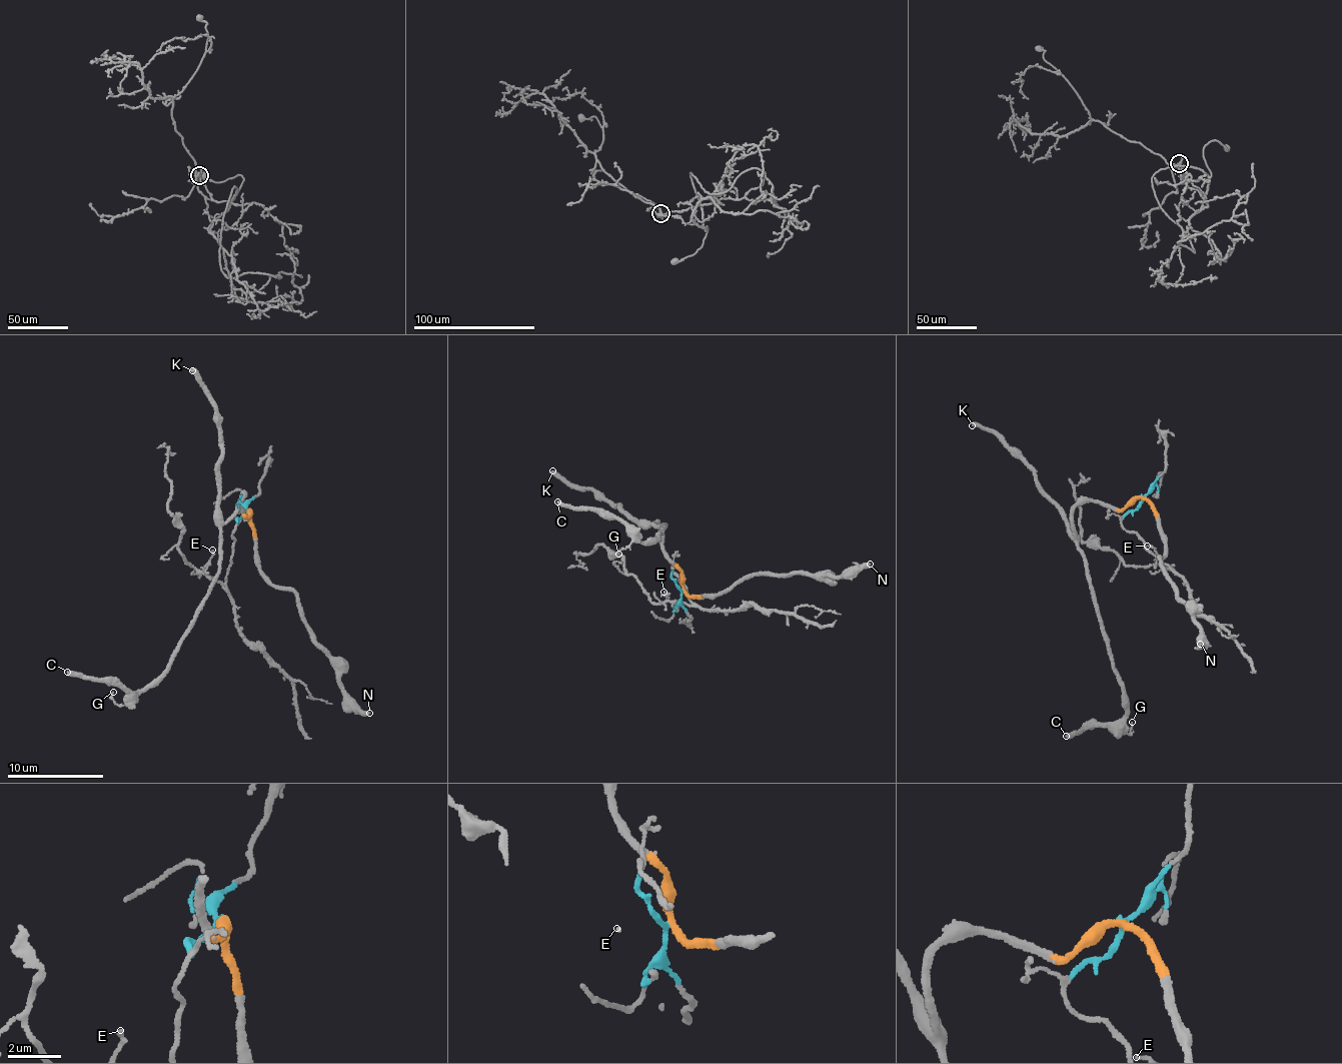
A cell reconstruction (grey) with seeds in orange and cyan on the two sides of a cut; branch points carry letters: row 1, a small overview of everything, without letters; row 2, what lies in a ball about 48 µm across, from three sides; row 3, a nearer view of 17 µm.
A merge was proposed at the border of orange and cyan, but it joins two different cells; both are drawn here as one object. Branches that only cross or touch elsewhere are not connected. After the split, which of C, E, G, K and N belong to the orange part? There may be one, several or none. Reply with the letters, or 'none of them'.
C, G, K, N

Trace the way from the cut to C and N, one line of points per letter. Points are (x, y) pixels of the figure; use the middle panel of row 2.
C: (684, 590), (656, 519), (650, 524), (665, 522), (643, 543), (615, 518), (556, 500)
N: (684, 590), (701, 597), (766, 573), (804, 570), (813, 576), (839, 575), (857, 573), (871, 565)

